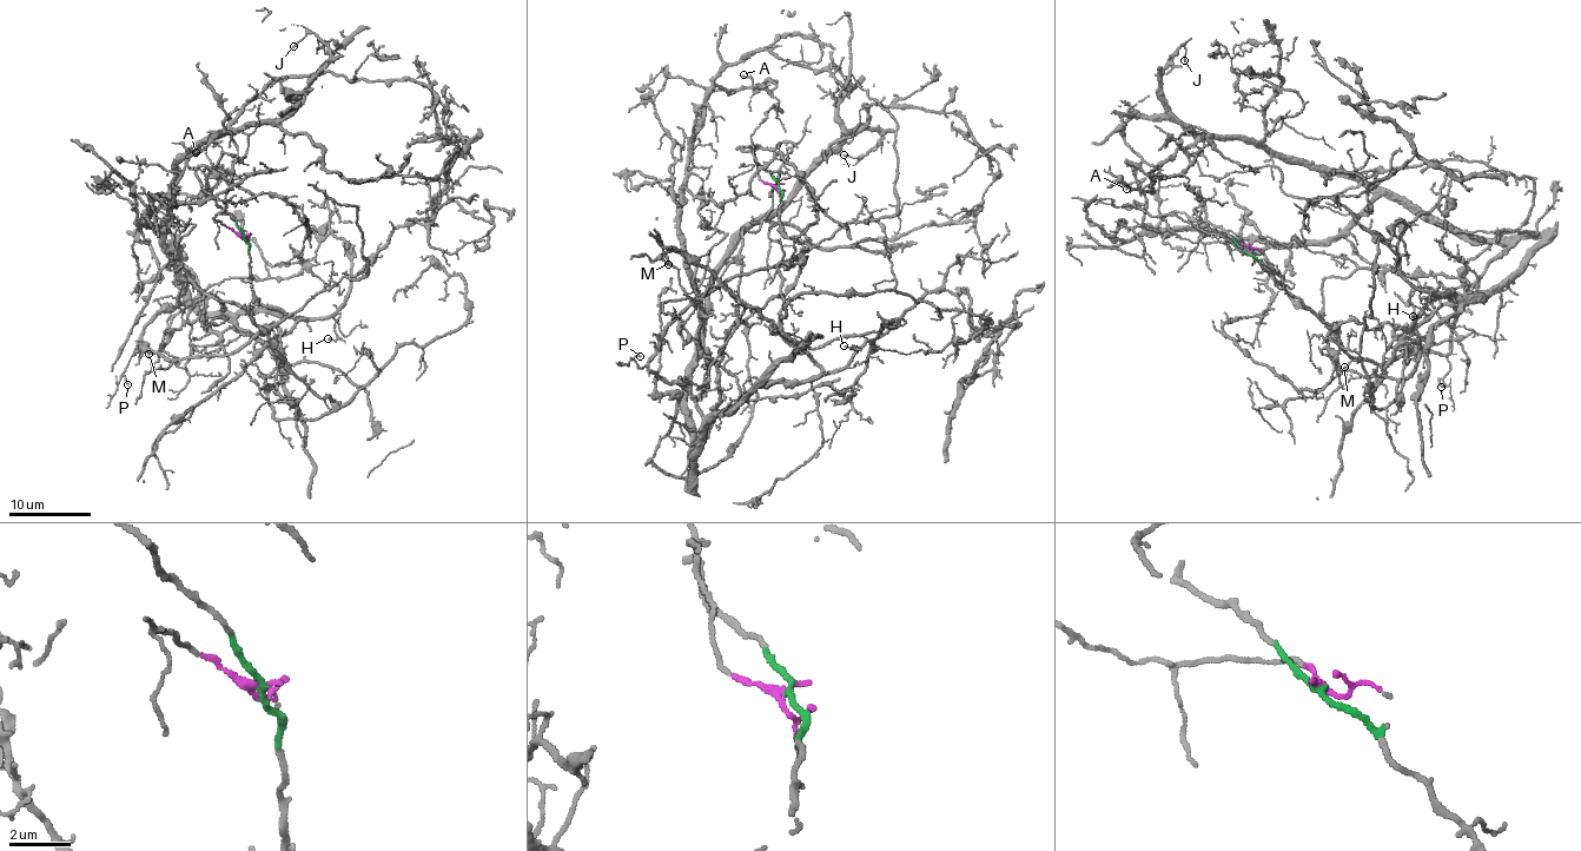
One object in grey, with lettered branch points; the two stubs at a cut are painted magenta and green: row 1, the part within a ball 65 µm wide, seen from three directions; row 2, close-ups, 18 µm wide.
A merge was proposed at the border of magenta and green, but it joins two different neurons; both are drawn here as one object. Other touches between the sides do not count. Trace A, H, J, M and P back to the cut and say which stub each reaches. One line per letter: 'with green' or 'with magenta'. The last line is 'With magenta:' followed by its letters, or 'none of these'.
A: with magenta
H: with green
J: with magenta
M: with green
P: with green
With magenta: A, J

